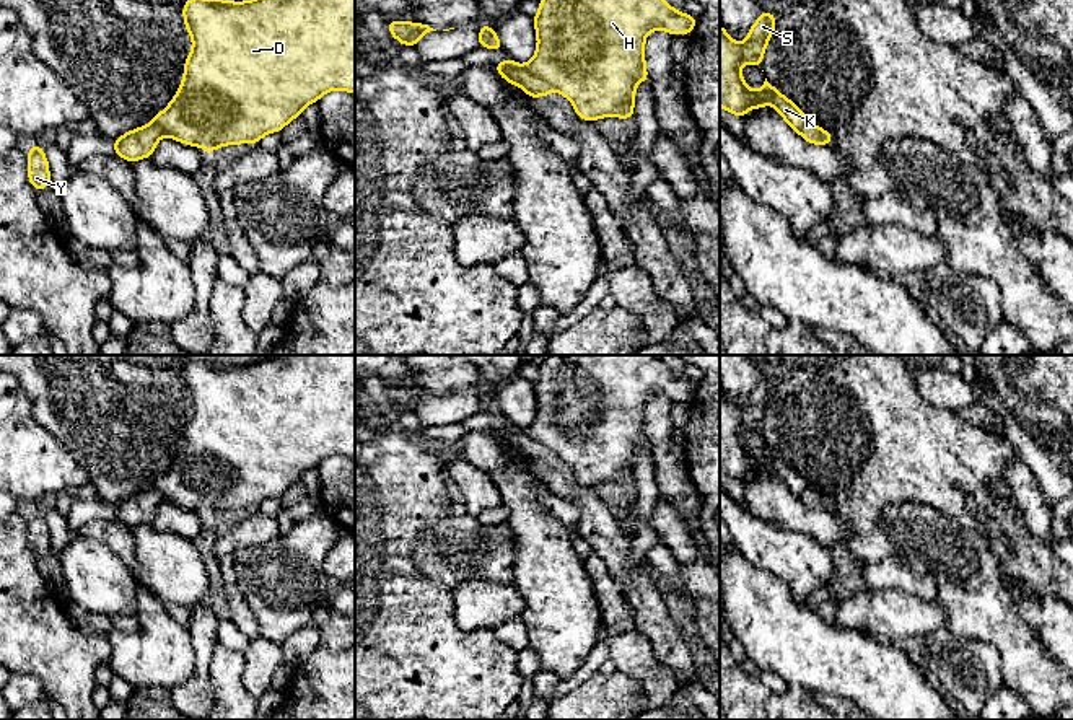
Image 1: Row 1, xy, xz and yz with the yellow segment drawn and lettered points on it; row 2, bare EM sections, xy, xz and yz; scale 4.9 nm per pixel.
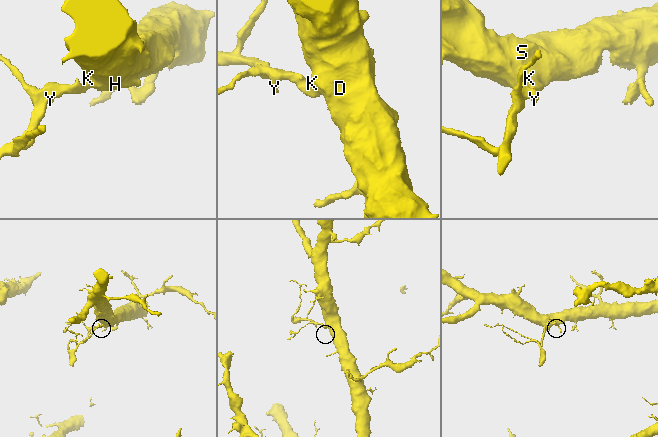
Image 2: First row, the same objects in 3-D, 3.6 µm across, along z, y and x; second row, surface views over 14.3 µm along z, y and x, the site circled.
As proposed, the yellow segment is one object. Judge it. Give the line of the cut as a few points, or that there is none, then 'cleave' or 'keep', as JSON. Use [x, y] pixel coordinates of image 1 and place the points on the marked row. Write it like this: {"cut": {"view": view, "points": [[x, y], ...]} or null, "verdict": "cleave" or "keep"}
{"cut": {"view": "xz", "points": [[520, 65], [556, 88]]}, "verdict": "cleave"}

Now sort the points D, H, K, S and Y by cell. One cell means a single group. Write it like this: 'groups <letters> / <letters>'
groups D H K S / Y

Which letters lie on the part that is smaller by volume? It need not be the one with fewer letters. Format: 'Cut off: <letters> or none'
Cut off: Y

